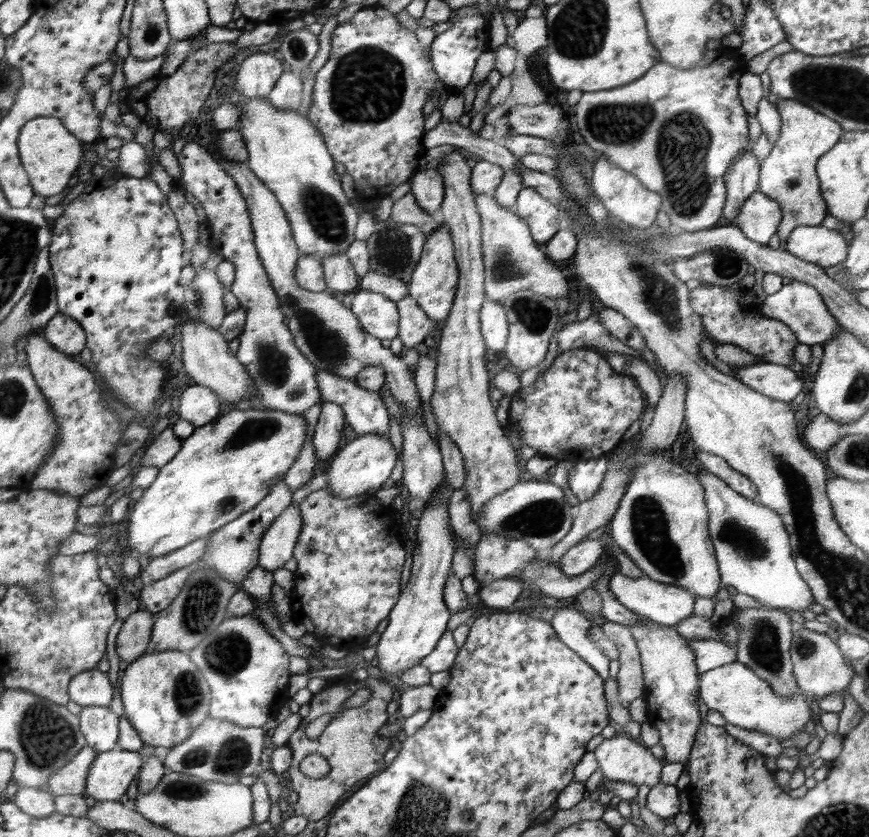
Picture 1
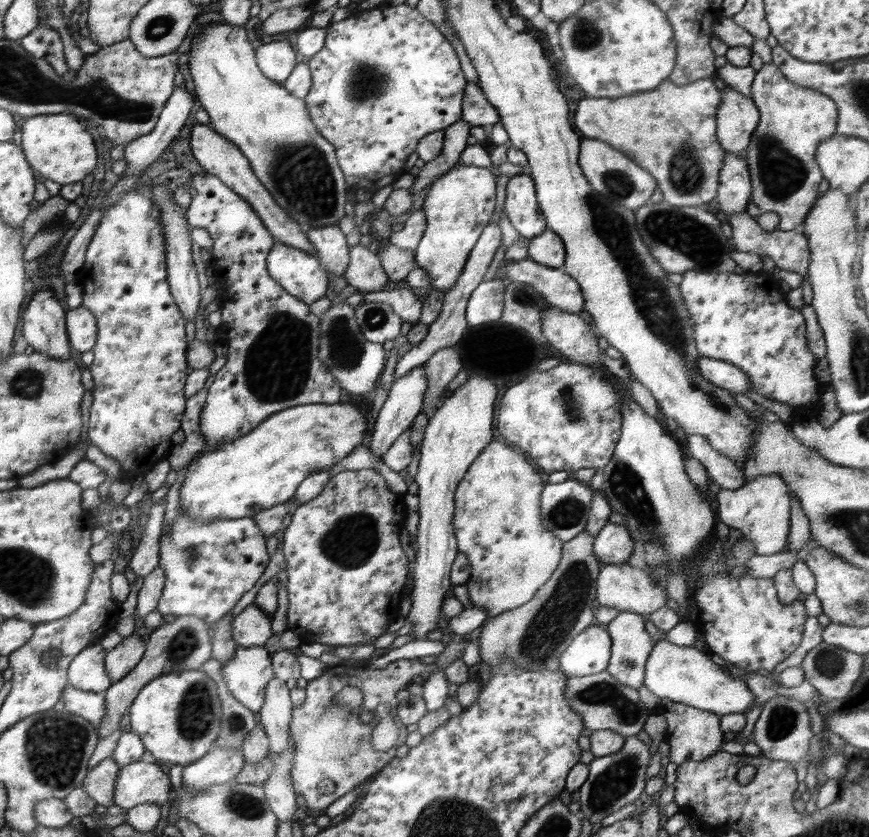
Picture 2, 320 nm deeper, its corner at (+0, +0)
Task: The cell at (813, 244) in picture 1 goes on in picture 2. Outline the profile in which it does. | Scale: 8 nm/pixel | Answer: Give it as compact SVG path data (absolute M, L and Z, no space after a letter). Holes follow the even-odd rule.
M738 213L727 215L728 223L732 228L731 244L738 251L746 253L756 253L770 258L778 269L782 271L796 272L802 276L802 282L808 280L808 266L810 266L810 247L808 239L803 233L802 228L783 231L776 229L775 232L764 231L758 224L757 218L748 215L748 213Z

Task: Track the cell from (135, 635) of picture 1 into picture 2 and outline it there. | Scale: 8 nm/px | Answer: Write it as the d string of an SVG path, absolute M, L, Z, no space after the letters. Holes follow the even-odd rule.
M132 634L109 651L106 655L106 668L113 682L124 678L135 667L146 647L142 637Z

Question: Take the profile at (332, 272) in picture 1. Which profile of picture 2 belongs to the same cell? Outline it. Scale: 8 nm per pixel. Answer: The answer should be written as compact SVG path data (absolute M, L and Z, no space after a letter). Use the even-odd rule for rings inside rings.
M339 225L308 227L305 231L322 268L336 276L344 276L350 264L350 248Z

